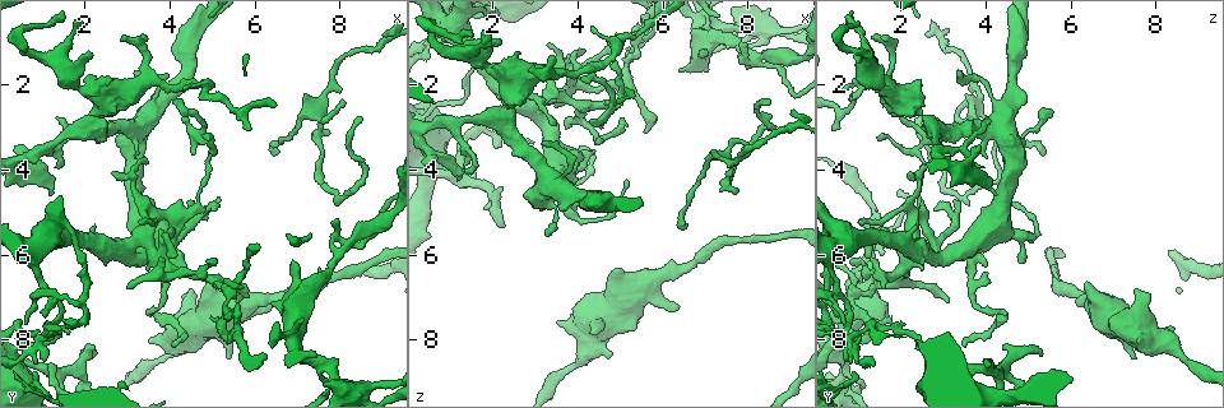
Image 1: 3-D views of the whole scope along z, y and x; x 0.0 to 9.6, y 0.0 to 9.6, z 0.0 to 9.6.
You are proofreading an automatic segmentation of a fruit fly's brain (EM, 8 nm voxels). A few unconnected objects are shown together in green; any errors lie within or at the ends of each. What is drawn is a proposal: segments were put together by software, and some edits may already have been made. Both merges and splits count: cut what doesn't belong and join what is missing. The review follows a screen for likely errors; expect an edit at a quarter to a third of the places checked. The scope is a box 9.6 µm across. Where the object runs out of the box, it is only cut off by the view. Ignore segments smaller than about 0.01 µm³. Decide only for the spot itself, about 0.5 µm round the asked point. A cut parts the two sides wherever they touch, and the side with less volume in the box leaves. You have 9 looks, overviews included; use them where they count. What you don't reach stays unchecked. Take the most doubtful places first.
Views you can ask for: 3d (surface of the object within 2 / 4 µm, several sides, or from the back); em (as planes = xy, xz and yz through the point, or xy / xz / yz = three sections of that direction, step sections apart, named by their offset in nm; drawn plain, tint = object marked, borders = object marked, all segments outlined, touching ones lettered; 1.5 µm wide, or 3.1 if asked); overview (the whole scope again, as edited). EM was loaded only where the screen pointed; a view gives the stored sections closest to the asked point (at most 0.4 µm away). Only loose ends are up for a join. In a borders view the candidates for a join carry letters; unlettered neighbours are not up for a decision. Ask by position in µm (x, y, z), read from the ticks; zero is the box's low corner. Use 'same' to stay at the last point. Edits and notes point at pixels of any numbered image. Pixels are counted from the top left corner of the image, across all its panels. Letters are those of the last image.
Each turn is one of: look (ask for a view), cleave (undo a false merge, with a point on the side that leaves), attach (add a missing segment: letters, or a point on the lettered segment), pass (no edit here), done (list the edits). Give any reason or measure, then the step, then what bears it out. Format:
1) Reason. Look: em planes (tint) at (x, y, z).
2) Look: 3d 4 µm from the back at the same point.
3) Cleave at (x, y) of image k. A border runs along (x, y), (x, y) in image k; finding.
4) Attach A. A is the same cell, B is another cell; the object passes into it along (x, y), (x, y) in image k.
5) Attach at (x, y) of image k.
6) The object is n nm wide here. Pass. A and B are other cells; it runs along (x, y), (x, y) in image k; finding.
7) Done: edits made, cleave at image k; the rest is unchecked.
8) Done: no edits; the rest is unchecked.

Four or more arms meet. Look: em planes (plain) at (1.00, 8.00, 0.80).

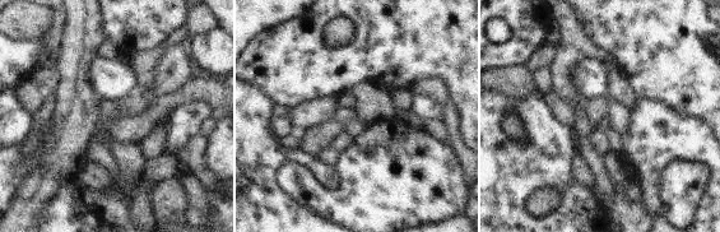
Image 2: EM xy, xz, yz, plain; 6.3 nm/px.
Look: em planes (borders) at the same point.

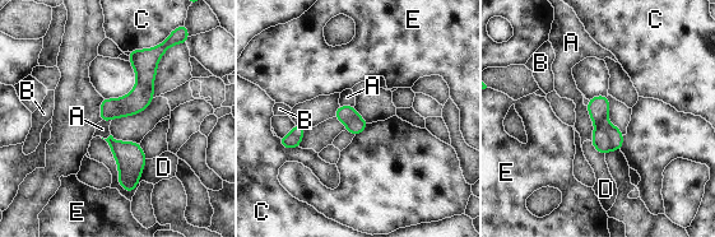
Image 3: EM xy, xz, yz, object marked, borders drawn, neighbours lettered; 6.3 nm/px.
Pass. A, B, C, D and E are other cells; it runs along (159, 51), (144, 87), (103, 117) in image 3; all the same neuron.

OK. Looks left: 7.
Abrupt turn. Look: em xy step 8 (borders) at (3.55, 7.35, 4.35).

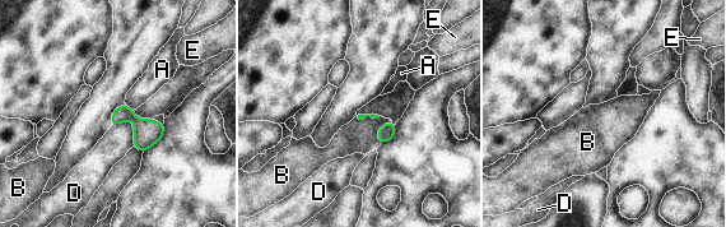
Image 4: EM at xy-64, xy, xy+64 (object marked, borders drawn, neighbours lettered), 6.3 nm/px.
Pass. A, B, D and E are other cells; a border runs along (111, 125), (131, 120), (134, 146) in image 4; one neuron here.

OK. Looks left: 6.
Tapers out. Look: em planes (plain) at (8.55, 2.80, 2.35).

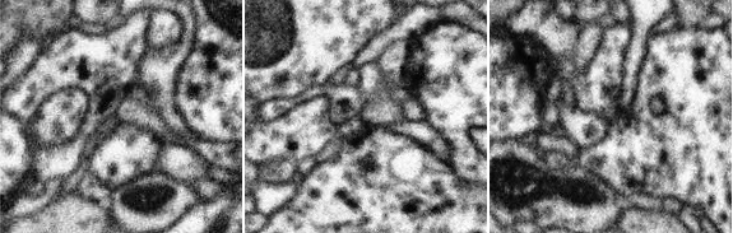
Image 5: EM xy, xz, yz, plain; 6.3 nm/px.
Look: em planes (borders) at the same point.

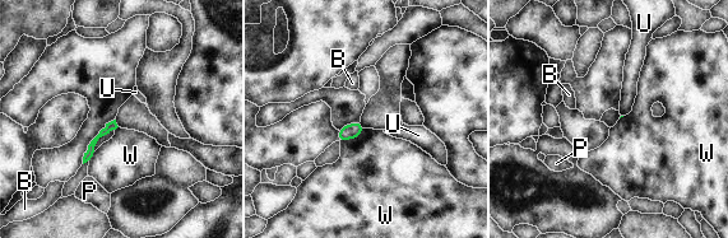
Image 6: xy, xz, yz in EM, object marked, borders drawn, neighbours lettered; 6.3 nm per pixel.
The longest contact is with W, 180 nm. Pass. B, P, U and W are other cells; no lettered segment goes on from it.

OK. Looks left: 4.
Branch stops here. Look: 3d 4 µm at (7.20, 2.25, 3.50).

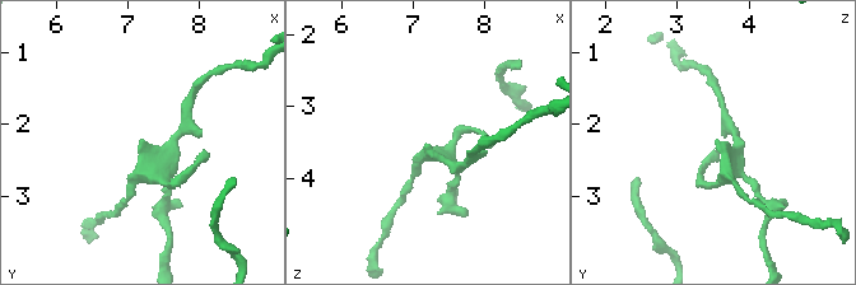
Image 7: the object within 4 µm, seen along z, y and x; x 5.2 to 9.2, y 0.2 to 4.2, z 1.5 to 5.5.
3 arms meet here. Look: em planes (borders) at (7.20, 2.25, 3.55).

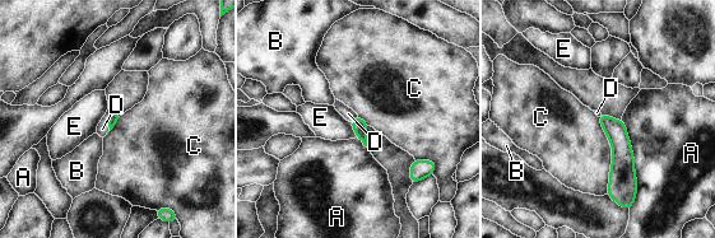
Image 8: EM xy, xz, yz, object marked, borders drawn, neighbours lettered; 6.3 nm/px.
The longest contact is with A, 550 nm. Attach D. D is the same cell, A, B, C and E are other cells; the object passes into it along (112, 118), (107, 121), (102, 129) in image 8; it goes on there.

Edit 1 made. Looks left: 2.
Done: edits made, attach at image 8; the rest is unchecked.

